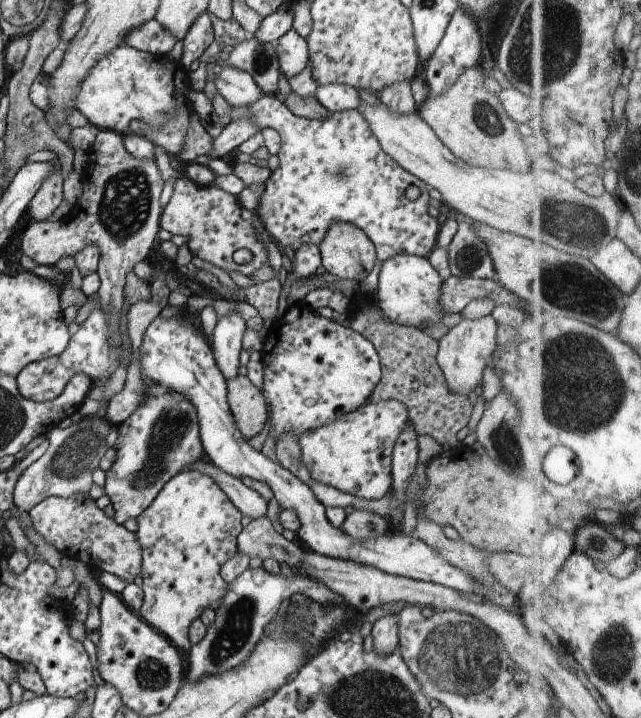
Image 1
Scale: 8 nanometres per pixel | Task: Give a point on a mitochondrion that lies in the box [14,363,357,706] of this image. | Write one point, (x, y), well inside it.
(169, 430)

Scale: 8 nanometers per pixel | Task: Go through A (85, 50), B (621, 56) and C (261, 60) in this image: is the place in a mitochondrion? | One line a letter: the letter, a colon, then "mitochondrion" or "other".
A: other
B: other
C: mitochondrion

